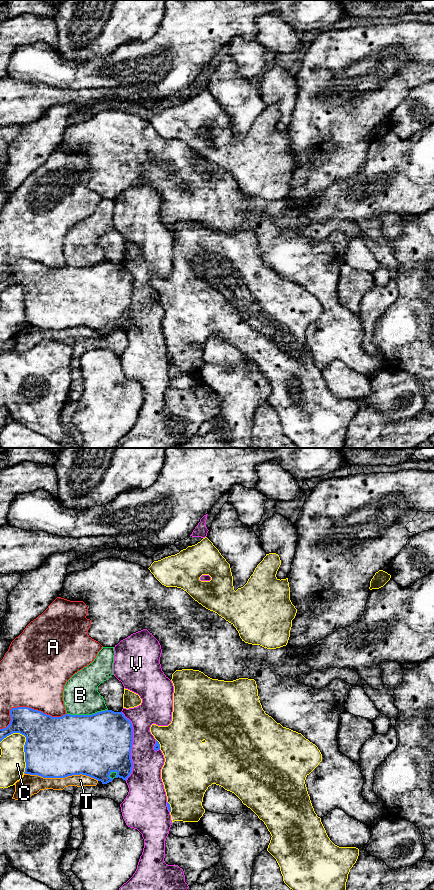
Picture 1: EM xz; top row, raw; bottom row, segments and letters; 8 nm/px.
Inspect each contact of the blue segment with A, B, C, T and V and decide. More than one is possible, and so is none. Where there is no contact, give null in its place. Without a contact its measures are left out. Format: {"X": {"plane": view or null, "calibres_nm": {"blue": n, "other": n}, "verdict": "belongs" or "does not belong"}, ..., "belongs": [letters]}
{"A": {"plane": "xz", "calibres_nm": {"blue": 300, "other": 500}, "verdict": "does not belong"}, "B": {"plane": "xz", "calibres_nm": {"blue": 500, "other": 280}, "verdict": "does not belong"}, "C": {"plane": "xz", "calibres_nm": {"blue": 480, "other": 200}, "verdict": "does not belong"}, "T": {"plane": "xz", "calibres_nm": {"blue": 500, "other": 160}, "verdict": "does not belong"}, "V": {"plane": "xz", "calibres_nm": {"blue": 480, "other": 240}, "verdict": "does not belong"}, "belongs": []}

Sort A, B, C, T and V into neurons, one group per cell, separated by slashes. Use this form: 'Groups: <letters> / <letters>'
Groups: A / B T / C / V

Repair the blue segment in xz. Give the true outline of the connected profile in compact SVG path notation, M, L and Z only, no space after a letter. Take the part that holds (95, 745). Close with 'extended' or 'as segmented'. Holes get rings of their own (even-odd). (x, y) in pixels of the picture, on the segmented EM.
M17 707L10 710L10 724L0 729L0 742L13 733L20 733L26 737L25 774L38 775L43 778L65 778L72 775L86 775L107 784L113 779L109 777L111 772L116 772L115 778L127 778L132 773L133 762L131 749L133 743L133 727L129 719L122 712L105 710L92 715L70 715L52 717L41 711L29 707Z; as segmented

